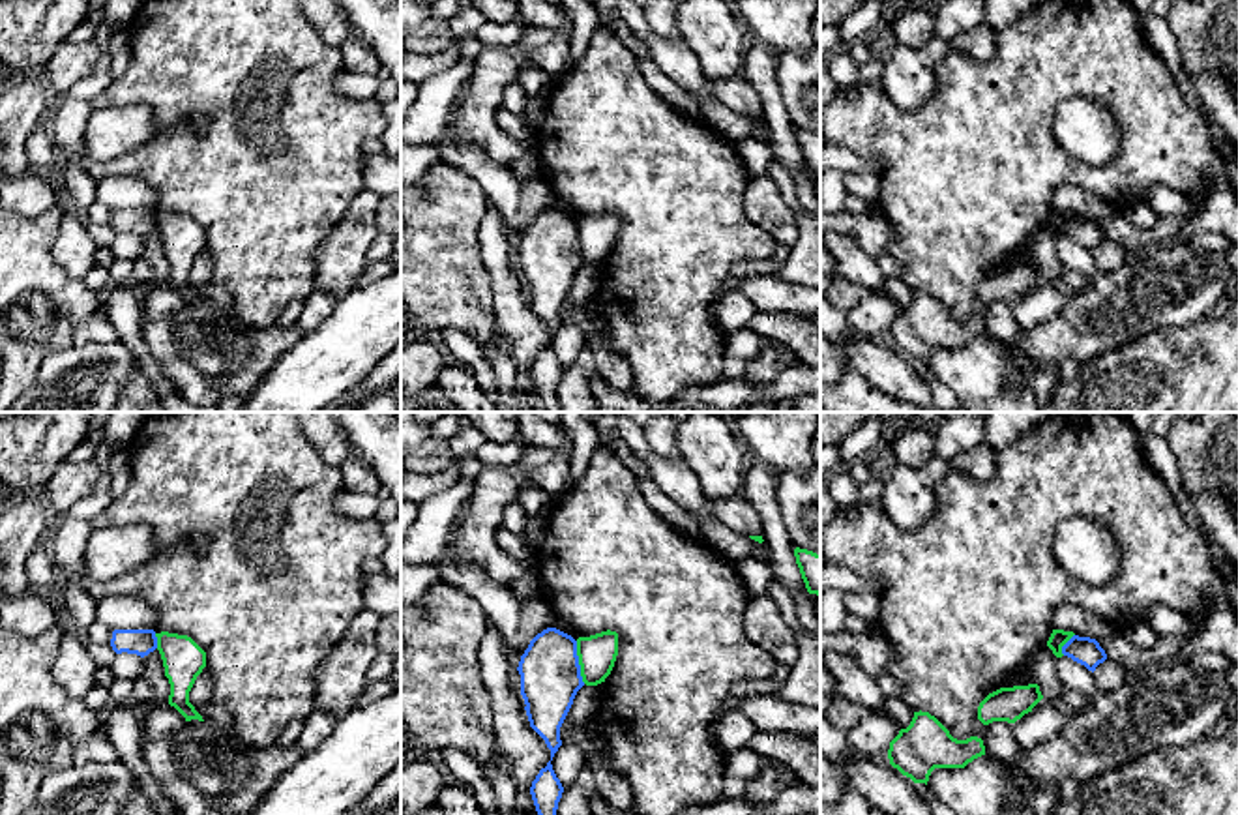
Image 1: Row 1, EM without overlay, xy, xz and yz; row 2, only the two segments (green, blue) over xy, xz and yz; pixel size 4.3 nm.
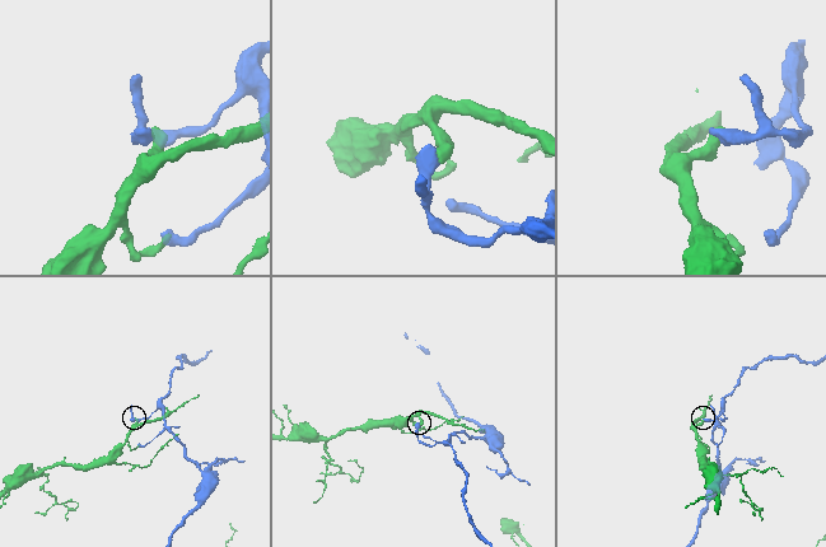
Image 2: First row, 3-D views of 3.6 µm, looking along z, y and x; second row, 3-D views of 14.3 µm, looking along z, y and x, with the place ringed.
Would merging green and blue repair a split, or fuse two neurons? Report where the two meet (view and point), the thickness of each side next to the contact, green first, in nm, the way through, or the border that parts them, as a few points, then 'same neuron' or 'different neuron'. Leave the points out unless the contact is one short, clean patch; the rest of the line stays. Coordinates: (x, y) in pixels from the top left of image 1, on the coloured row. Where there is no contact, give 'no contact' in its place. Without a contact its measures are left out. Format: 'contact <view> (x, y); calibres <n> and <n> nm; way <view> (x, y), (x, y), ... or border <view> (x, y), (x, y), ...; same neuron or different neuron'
contact xz (579, 662); calibres 160 and 260 nm; border xz (575, 641), (581, 679), (585, 682); different neuron

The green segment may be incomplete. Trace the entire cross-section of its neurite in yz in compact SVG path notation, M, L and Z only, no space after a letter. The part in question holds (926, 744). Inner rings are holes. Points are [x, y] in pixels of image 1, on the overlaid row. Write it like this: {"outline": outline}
{"outline": "M921 710L914 712L910 725L899 731L888 749L893 768L925 785L935 768L965 768L981 755L985 755L981 738L957 740L935 716Z"}

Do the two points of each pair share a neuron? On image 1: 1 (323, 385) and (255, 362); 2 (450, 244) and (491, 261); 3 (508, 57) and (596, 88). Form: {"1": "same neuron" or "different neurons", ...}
{"1": "different neurons", "2": "different neurons", "3": "different neurons"}

